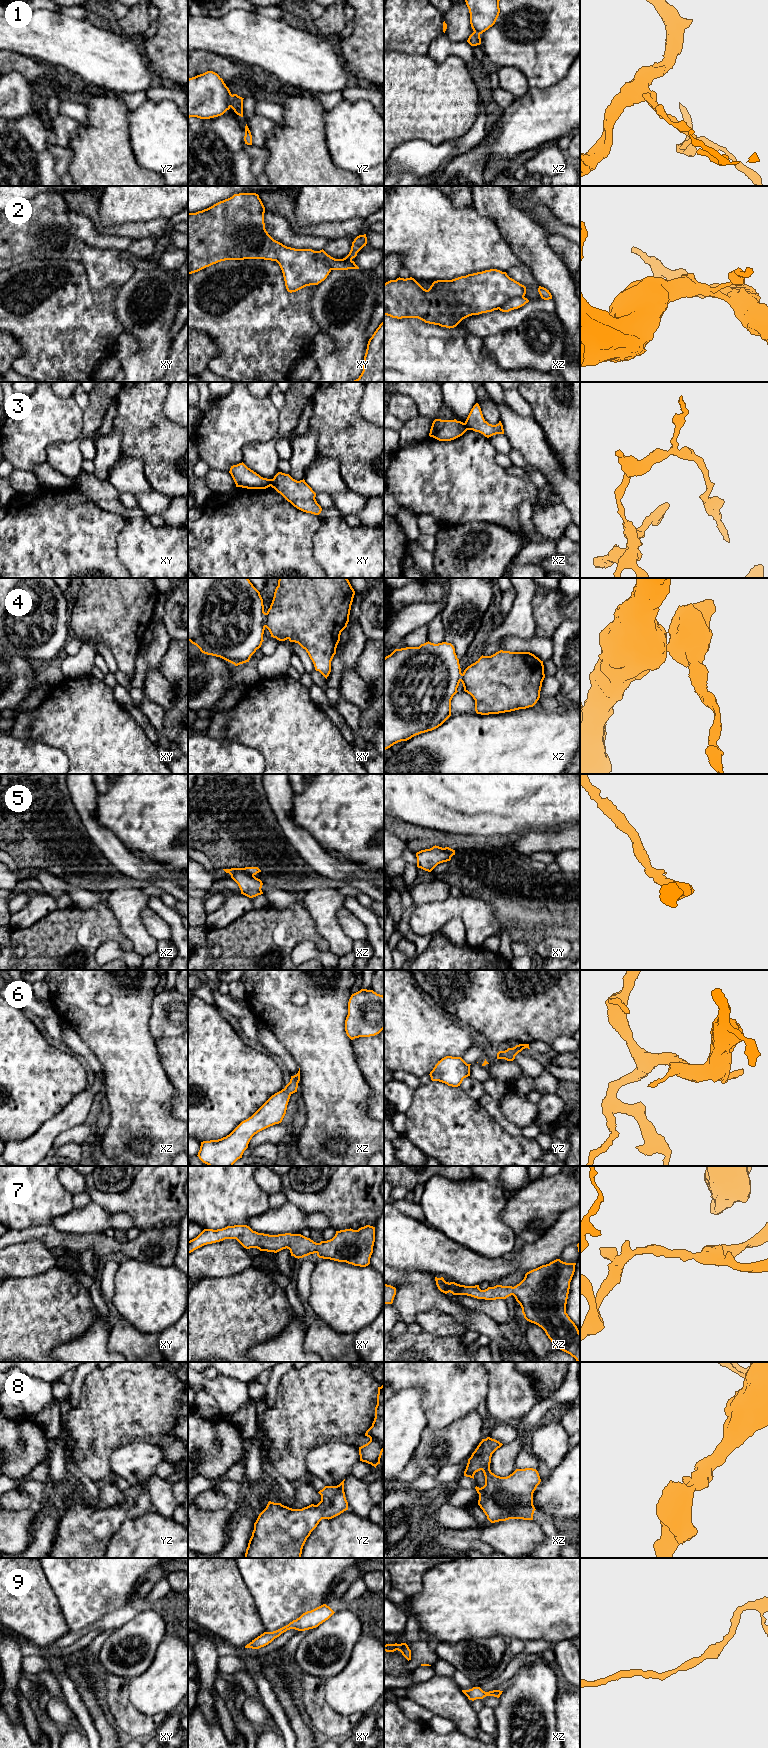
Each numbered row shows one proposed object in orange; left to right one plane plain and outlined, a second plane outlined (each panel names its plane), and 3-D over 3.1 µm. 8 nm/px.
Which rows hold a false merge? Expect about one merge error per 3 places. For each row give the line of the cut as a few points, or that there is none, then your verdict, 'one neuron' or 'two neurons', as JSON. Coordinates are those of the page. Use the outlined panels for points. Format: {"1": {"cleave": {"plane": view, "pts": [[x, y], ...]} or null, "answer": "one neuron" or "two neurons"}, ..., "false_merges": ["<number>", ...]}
{"1": {"cleave": {"plane": "yz", "pts": [[232, 95], [230, 106]]}, "answer": "two neurons"}, "2": {"cleave": {"plane": "xy", "pts": [[315, 251], [315, 256], [318, 259], [324, 260], [332, 269]]}, "answer": "two neurons"}, "3": {"cleave": {"plane": "xy", "pts": [[271, 479], [269, 485]]}, "answer": "two neurons"}, "4": {"cleave": {"plane": "xy", "pts": [[266, 613], [264, 626]]}, "answer": "two neurons"}, "5": {"cleave": null, "answer": "one neuron"}, "6": {"cleave": null, "answer": "one neuron"}, "7": {"cleave": null, "answer": "one neuron"}, "8": {"cleave": null, "answer": "one neuron"}, "9": {"cleave": null, "answer": "one neuron"}, "false_merges": ["1", "2", "3", "4"]}

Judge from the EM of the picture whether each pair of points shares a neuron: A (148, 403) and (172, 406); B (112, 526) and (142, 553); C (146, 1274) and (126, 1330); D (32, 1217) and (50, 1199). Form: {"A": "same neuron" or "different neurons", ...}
{"A": "different neurons", "B": "different neurons", "C": "different neurons", "D": "same neuron"}

